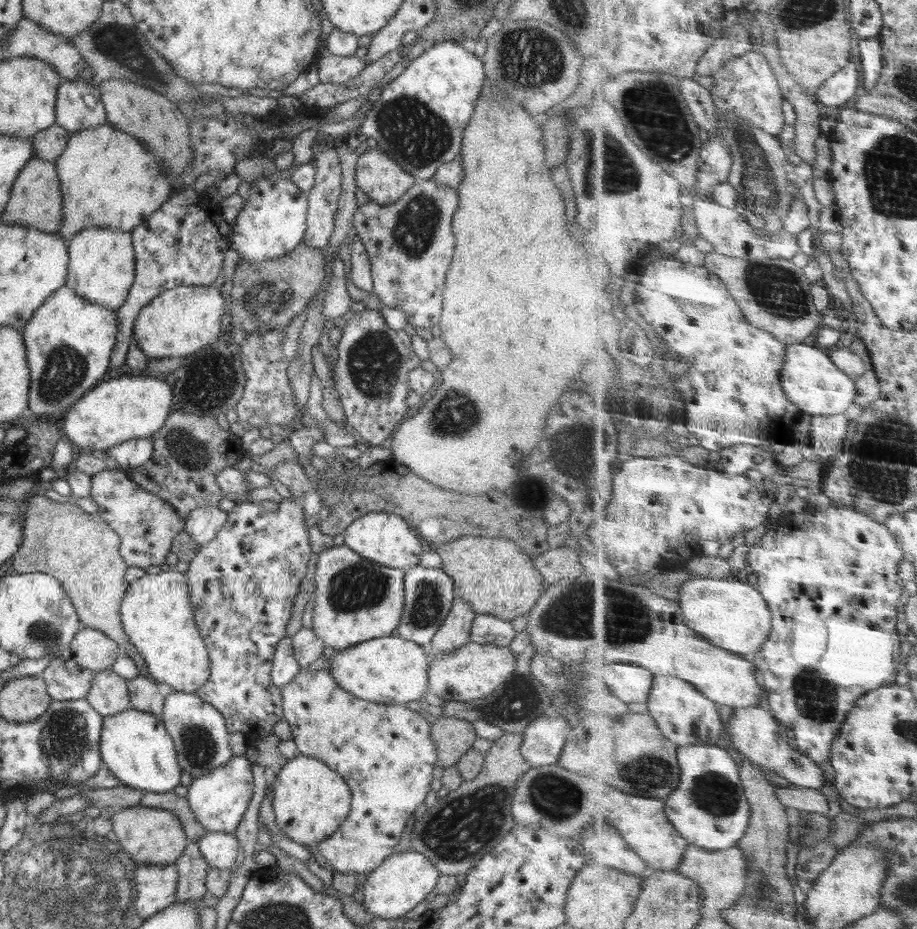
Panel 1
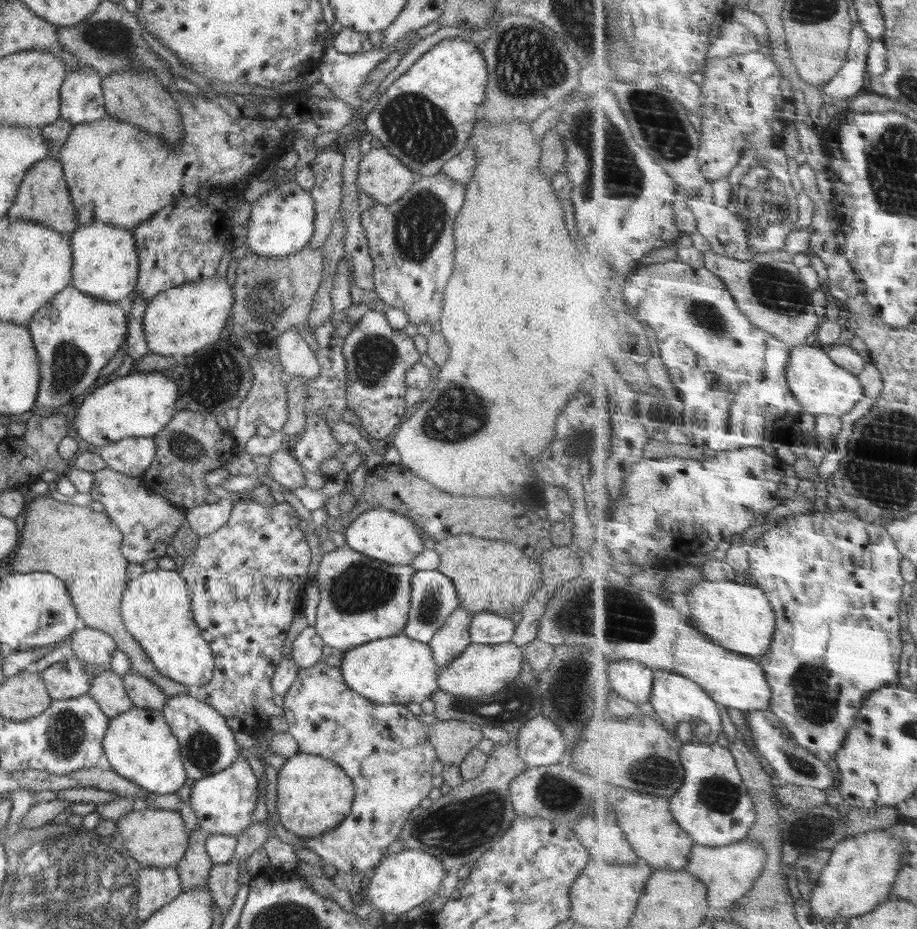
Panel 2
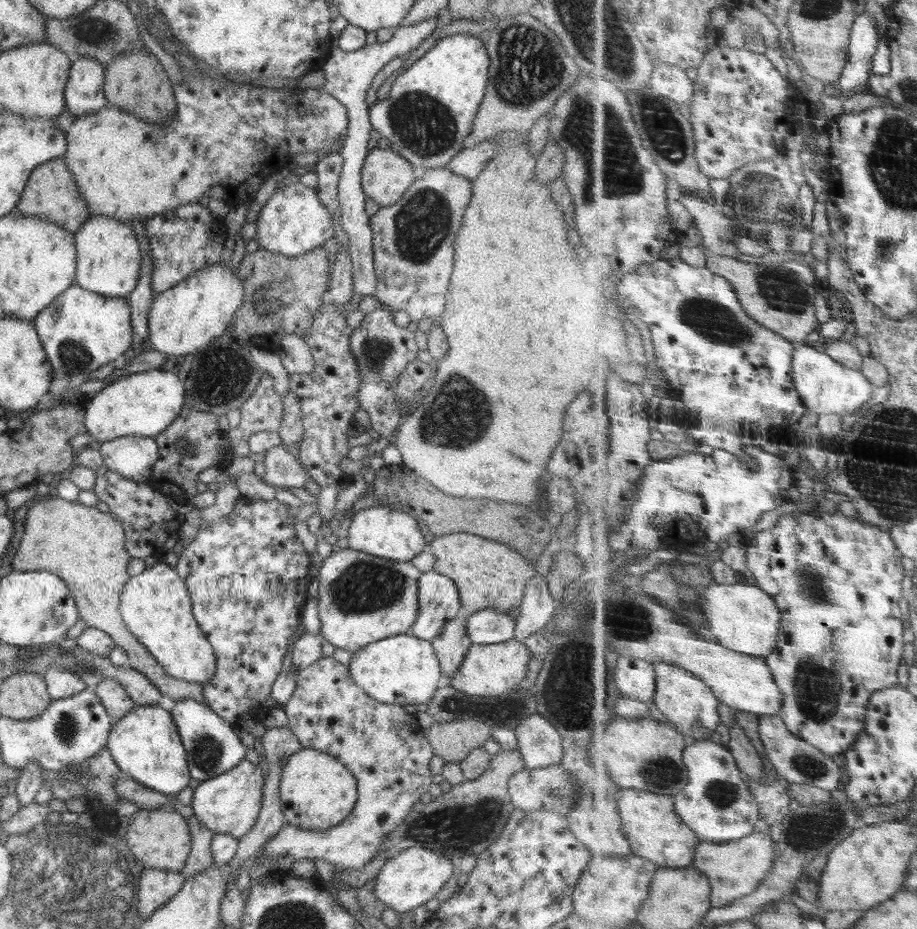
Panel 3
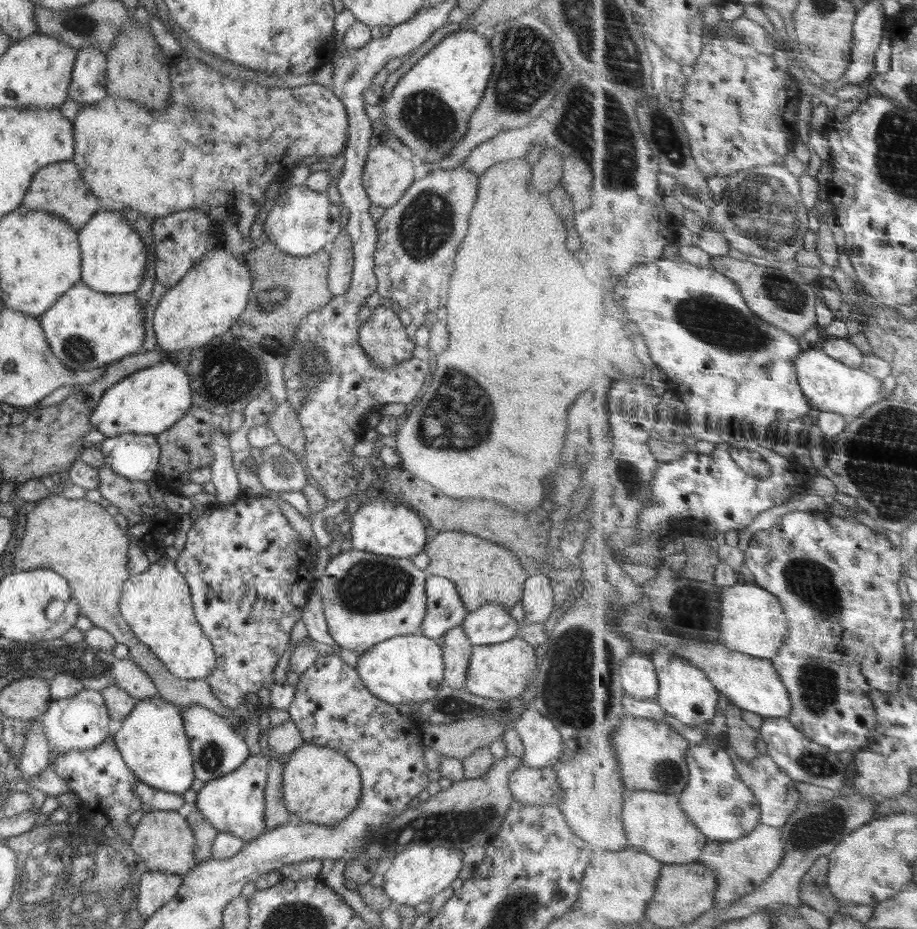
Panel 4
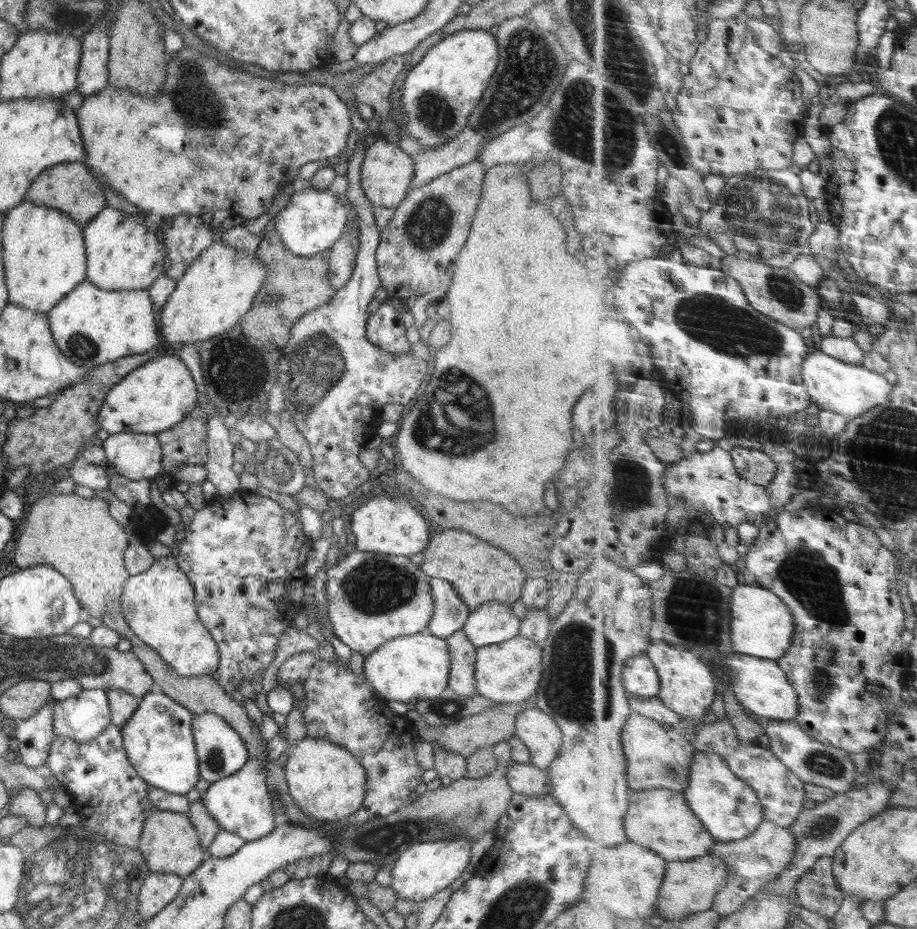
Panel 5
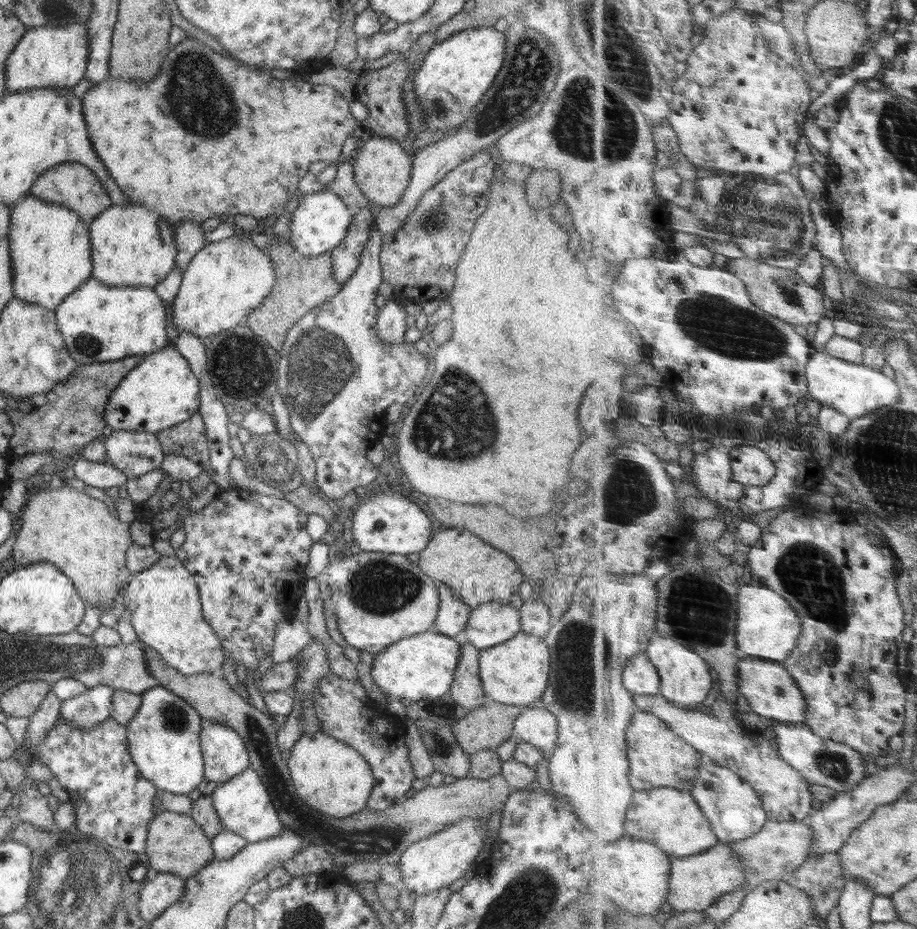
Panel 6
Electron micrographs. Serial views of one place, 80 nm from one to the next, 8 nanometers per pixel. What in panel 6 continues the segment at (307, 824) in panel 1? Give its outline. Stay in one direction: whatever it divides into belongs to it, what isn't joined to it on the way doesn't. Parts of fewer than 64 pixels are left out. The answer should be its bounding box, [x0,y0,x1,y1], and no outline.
[286,732,374,818]

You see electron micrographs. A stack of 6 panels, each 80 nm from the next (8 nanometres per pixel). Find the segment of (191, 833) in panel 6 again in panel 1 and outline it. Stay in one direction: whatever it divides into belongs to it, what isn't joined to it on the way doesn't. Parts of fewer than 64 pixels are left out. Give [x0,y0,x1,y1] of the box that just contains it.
[111,807,187,865]

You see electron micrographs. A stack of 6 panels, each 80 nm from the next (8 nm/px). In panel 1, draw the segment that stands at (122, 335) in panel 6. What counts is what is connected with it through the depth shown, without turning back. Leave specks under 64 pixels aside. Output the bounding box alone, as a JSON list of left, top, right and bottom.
[21,285,117,417]

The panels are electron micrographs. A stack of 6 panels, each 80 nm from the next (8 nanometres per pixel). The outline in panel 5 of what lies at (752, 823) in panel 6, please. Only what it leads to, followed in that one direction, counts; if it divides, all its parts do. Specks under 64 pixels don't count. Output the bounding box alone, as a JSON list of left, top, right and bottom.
[684,750,765,841]

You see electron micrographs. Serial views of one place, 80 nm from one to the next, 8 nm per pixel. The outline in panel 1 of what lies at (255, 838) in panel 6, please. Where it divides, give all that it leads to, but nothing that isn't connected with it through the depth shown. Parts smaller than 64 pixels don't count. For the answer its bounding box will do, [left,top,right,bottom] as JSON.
[185,755,254,834]

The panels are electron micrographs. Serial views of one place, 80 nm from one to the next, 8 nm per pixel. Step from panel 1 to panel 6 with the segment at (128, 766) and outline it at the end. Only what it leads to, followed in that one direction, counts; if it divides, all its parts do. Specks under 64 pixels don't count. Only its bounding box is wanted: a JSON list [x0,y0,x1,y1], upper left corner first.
[125,684,206,795]

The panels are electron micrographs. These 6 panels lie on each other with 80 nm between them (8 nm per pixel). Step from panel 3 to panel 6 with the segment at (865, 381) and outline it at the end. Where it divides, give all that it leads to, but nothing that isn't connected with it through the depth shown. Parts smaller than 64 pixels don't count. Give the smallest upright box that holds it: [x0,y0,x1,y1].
[807,352,901,419]

